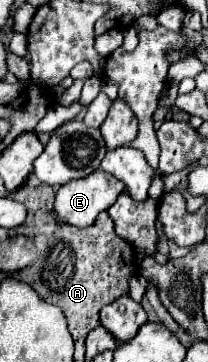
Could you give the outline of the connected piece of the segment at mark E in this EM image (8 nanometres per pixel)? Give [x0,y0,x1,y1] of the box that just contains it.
[54,170,124,228]

